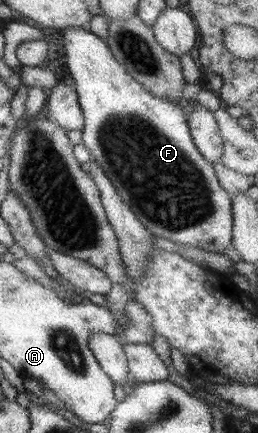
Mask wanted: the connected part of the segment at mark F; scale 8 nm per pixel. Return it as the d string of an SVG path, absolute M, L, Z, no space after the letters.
M71 26L69 28L59 29L59 32L62 39L65 66L67 67L67 72L71 75L71 80L73 80L77 103L79 103L82 118L84 119L84 124L81 129L81 142L91 154L91 162L94 162L94 164L97 164L97 166L103 169L103 173L105 173L107 179L111 181L111 185L115 188L122 202L129 206L129 210L135 214L135 218L137 218L137 220L139 220L139 222L156 238L166 238L167 240L171 240L171 242L200 248L205 252L219 252L219 250L227 248L227 246L231 244L232 228L230 197L218 184L212 164L207 163L207 161L203 159L197 147L193 144L193 140L191 140L191 136L189 135L188 125L186 124L186 118L183 116L183 112L181 112L176 102L166 101L165 99L161 100L145 91L135 80L132 80L128 72L113 59L106 42L87 30L87 27Z

